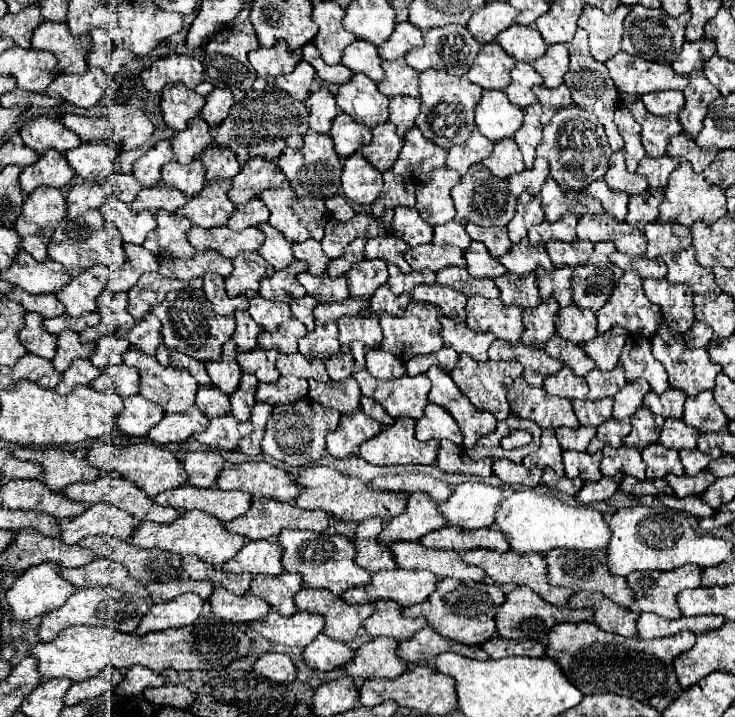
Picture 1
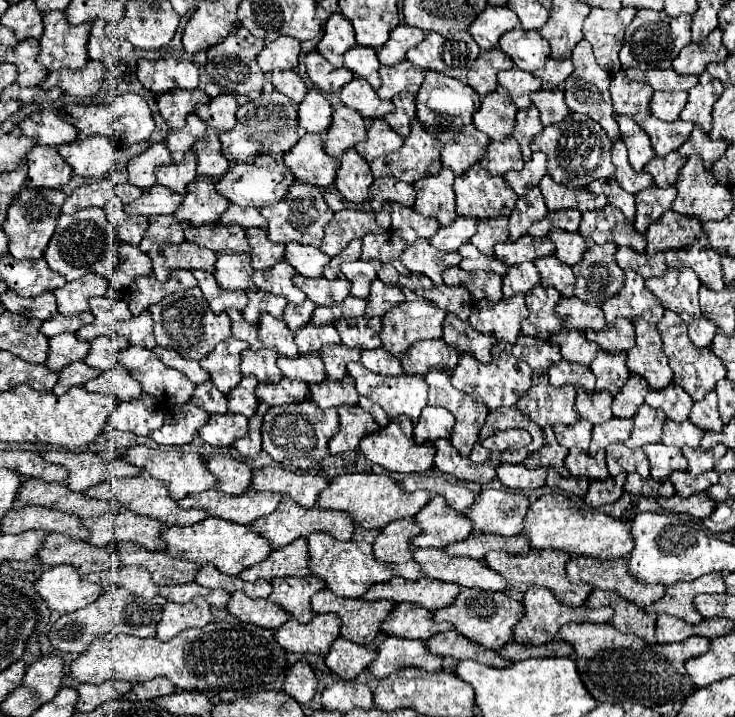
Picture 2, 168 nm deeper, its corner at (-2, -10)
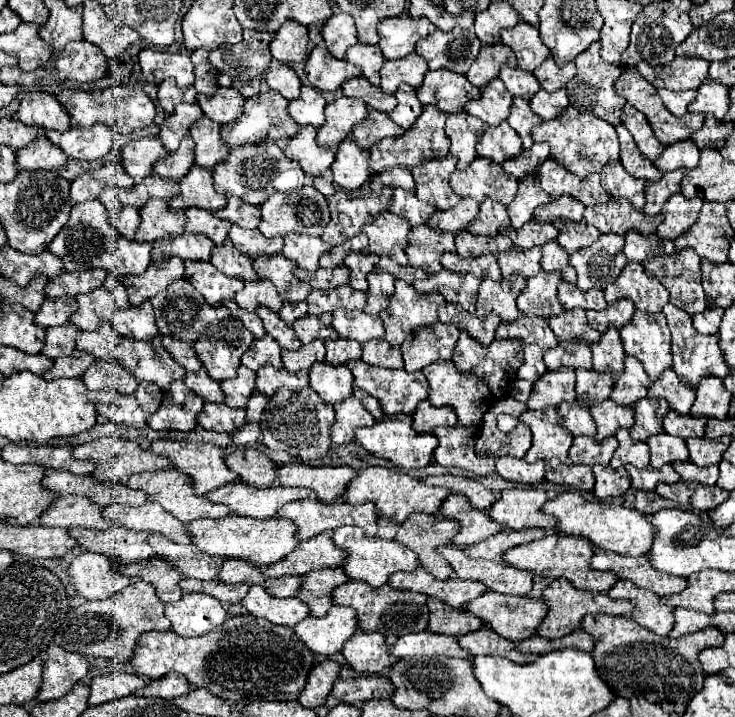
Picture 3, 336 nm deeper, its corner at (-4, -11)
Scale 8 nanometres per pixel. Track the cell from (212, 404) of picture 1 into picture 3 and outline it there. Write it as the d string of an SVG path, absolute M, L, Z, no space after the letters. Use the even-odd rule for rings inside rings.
M203 368L197 374L185 374L185 386L193 390L197 396L201 396L205 402L223 402L225 394L221 390L221 384L215 382Z

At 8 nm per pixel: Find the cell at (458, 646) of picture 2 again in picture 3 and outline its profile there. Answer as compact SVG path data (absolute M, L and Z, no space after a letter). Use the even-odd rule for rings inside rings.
M481 628L475 632L463 634L457 638L457 642L461 642L461 648L471 652L471 656L499 656L499 658L507 658L517 664L529 664L537 658L535 654L517 652L515 642L503 640L501 636L497 636L489 628Z

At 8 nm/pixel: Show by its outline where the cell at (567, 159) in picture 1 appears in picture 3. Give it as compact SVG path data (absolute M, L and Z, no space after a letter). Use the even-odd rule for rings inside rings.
M569 106L561 116L557 116L555 120L543 122L541 126L533 128L531 132L533 142L547 142L551 148L581 148L581 152L573 158L573 160L565 160L561 156L557 156L557 150L551 154L553 158L557 158L557 162L567 170L573 172L575 176L589 176L593 172L601 172L601 168L613 160L613 156L619 156L619 140L617 134L613 130L613 126L609 126L607 122L591 116L591 114L581 114L577 108Z

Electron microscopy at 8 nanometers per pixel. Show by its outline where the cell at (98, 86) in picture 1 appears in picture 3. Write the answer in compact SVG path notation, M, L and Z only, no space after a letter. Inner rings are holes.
M85 40L69 42L65 46L65 54L55 60L55 68L73 84L89 84L105 76L107 58L99 48Z

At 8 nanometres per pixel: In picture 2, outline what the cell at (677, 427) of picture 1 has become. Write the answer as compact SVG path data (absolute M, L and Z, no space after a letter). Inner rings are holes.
M665 421L663 425L663 443L665 445L673 445L673 447L697 447L699 441L703 437L703 429L695 427L691 421L683 421L683 423L675 423L675 421Z

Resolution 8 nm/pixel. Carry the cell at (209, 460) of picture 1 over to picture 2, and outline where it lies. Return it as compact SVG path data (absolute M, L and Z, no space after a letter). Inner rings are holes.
M215 453L207 461L207 469L219 479L217 489L223 489L227 495L243 495L251 483L251 467L243 461L237 461L225 453Z

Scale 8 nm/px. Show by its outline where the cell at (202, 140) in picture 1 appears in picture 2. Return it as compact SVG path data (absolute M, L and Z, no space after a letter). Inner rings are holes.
M191 113L191 115L187 115L187 125L183 129L171 129L167 133L165 145L171 151L171 157L175 163L179 159L183 159L183 155L193 147L195 139L199 135L203 135L203 131L207 131L207 125L203 125L203 119L199 119L195 113Z

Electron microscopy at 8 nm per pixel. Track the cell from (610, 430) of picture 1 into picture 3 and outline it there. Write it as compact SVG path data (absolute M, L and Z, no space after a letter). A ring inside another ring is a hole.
M605 400L605 402L595 404L591 408L591 414L593 414L593 420L597 422L597 436L595 436L597 442L603 442L605 438L615 436L615 432L621 428L629 430L635 424L633 408L613 404L613 400Z

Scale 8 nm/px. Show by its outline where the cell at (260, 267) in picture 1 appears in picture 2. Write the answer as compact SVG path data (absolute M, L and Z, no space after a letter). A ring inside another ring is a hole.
M223 251L215 263L215 279L223 289L253 289L253 267L247 253Z

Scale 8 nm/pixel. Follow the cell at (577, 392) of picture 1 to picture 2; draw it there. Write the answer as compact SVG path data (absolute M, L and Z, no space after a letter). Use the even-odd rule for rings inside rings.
M561 359L559 363L549 367L547 375L549 375L549 383L553 387L571 383L575 387L583 387L585 391L593 391L595 389L595 375L593 375L591 367L581 365L581 363L571 363L571 361Z

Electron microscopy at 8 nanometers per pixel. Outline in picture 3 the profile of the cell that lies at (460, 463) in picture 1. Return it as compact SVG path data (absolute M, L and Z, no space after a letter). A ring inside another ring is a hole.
M461 424L453 426L453 428L437 428L435 436L439 438L439 446L435 450L435 462L441 466L457 466L469 472L475 472L477 476L487 476L495 470L495 458L487 458L487 456L477 456L475 454L475 438L477 438L477 430L467 430Z

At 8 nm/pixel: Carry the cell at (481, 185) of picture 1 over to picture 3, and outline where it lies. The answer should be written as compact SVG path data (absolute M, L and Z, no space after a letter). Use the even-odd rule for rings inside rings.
M477 158L469 164L469 168L455 170L451 174L451 188L459 198L473 198L477 204L491 198L503 206L509 206L517 194L517 180L505 174L501 164Z

